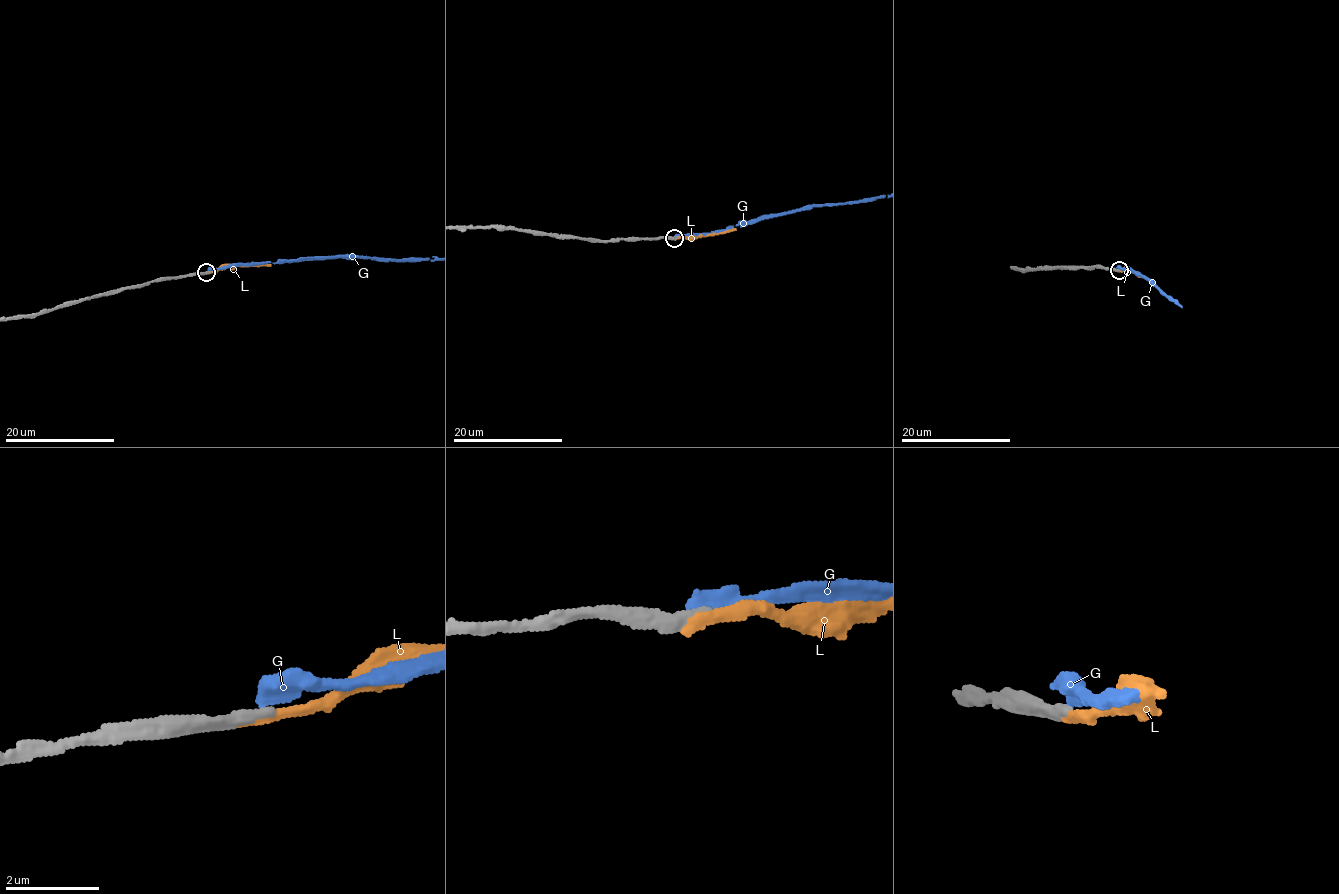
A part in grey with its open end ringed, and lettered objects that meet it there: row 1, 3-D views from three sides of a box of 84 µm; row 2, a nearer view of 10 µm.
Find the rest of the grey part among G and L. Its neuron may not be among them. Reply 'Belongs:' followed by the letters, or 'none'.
Belongs: none

